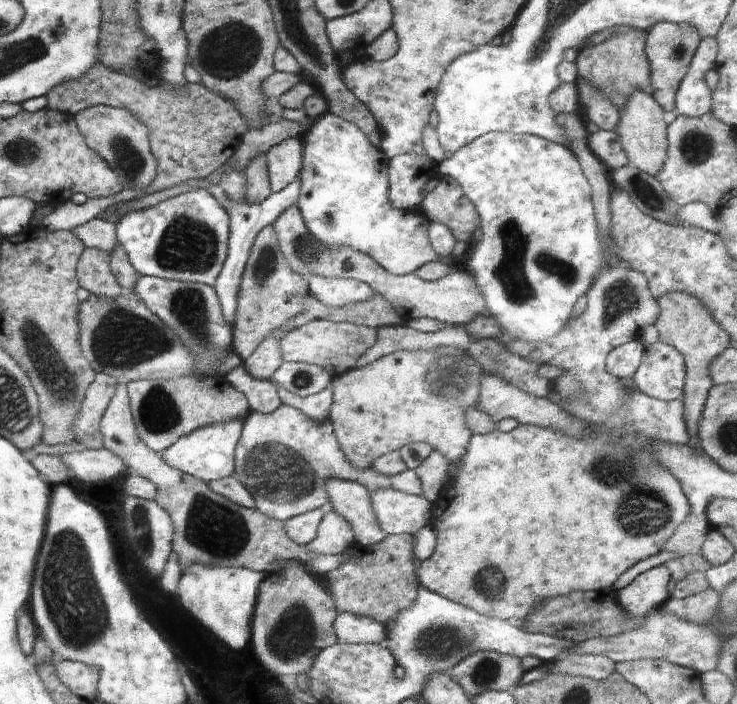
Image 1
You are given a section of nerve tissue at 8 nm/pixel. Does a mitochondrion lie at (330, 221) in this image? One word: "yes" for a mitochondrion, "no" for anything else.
yes

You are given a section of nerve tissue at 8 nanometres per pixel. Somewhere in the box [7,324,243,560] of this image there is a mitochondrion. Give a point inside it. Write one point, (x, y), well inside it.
(159, 413)

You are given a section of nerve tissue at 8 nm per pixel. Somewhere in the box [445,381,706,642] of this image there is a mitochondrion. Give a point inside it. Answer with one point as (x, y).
(645, 510)

